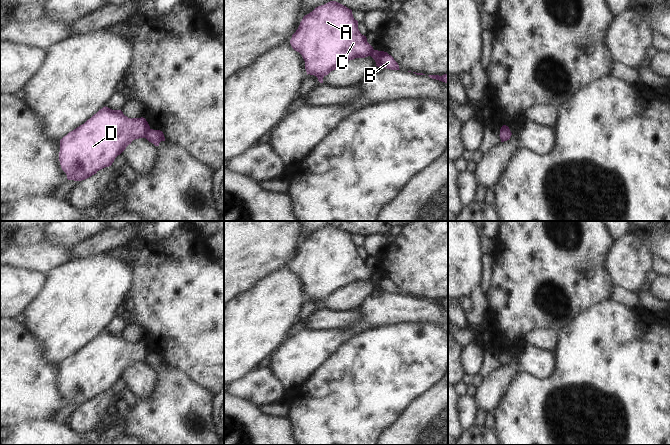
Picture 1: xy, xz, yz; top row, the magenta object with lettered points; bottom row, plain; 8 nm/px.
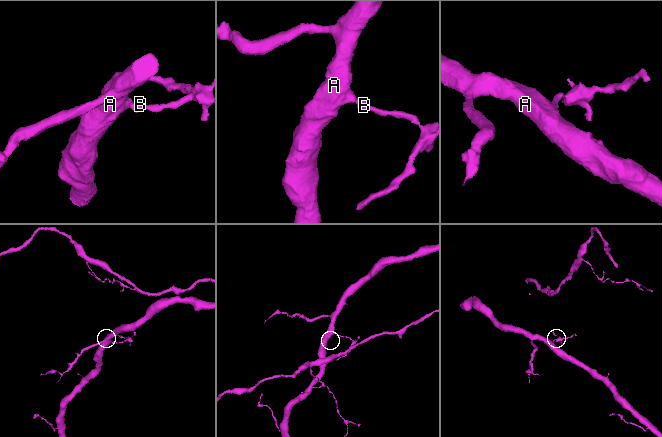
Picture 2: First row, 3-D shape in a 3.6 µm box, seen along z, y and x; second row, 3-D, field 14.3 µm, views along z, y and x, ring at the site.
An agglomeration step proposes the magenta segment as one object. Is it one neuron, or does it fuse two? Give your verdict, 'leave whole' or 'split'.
split

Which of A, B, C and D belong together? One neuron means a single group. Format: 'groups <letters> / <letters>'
groups A C D / B

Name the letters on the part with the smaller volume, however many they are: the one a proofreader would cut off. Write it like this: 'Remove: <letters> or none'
Remove: B

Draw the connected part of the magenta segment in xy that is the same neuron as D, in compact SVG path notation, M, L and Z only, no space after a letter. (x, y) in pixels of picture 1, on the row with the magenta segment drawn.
M103 107L84 124L60 140L59 161L68 180L82 181L109 167L135 139L145 138L150 126L145 118L128 118L121 110Z

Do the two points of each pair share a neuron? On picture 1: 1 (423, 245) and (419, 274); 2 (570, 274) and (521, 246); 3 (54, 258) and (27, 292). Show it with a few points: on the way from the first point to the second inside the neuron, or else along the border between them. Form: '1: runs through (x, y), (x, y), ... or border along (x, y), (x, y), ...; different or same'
1: runs through (423, 252), (423, 261), (419, 267); same
2: runs through (558, 270), (533, 250); same
3: border along (19, 266), (49, 274); different

